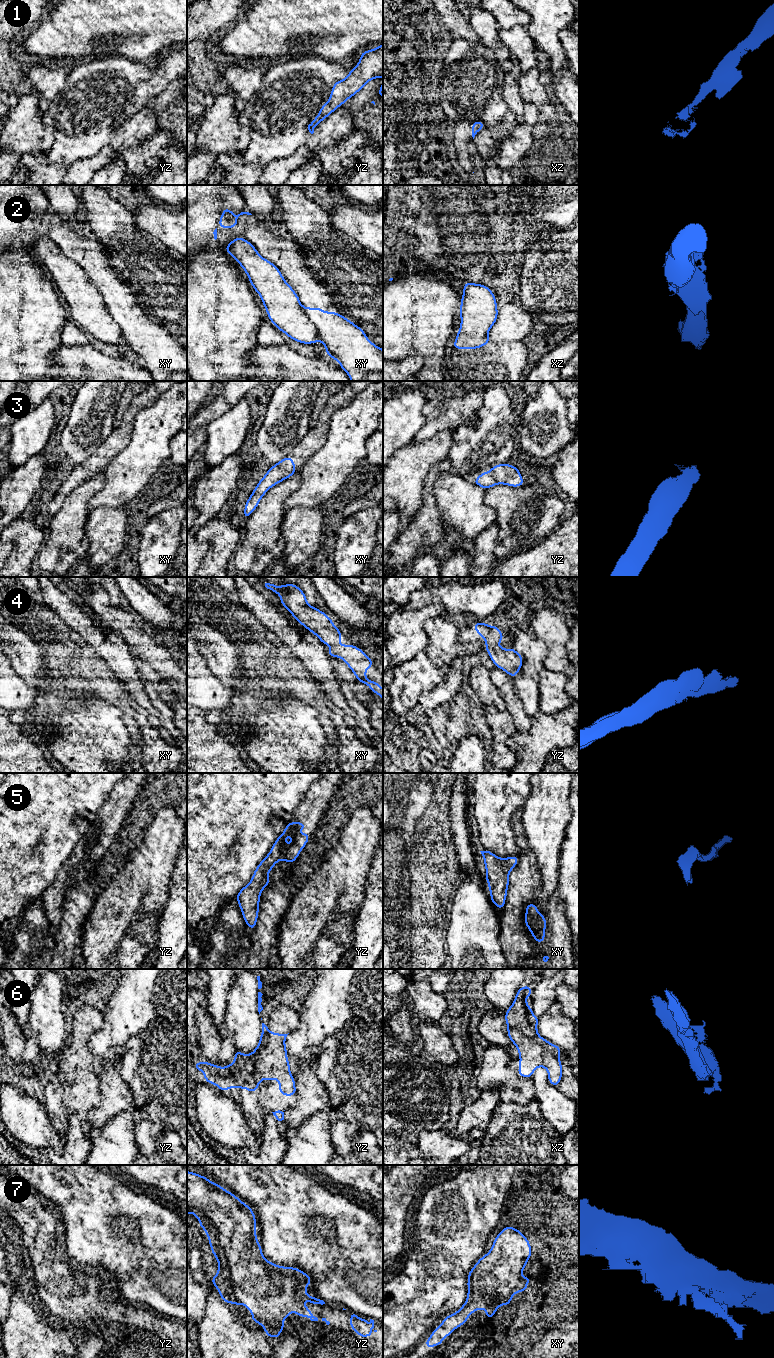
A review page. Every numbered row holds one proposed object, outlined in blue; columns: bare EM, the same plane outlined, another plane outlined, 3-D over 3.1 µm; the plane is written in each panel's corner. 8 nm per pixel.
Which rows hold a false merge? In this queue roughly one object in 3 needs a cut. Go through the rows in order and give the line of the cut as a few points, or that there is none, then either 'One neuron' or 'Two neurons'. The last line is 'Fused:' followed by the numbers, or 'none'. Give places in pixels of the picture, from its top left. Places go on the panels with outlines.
1: No split. One neuron
2: Split along xy (299, 303), (298, 309), (314, 325), (320, 340). Two neurons
3: No split. One neuron
4: No split. One neuron
5: No split. One neuron
6: No split. One neuron
7: No split. One neuron
Fused: 2

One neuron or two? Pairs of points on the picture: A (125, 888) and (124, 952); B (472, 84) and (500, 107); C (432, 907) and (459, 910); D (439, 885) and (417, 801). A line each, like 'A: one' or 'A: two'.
A: two
B: one
C: two
D: two

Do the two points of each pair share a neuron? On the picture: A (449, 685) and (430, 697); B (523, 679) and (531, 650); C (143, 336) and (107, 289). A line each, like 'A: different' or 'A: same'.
A: same
B: same
C: same

